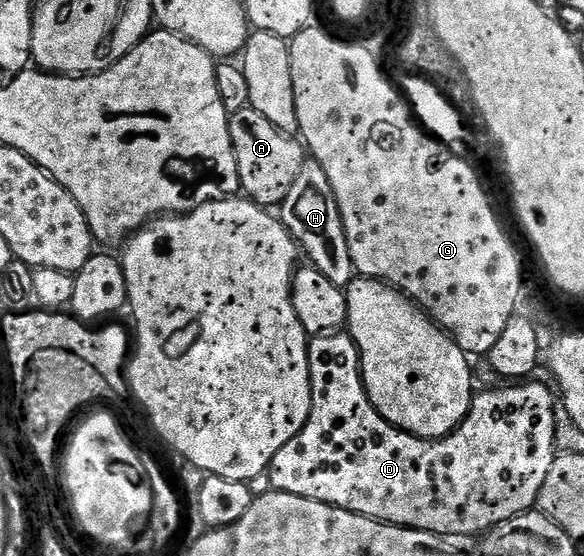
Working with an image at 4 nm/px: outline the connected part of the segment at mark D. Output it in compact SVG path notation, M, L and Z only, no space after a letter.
M329 333L309 338L308 356L310 357L310 393L312 394L310 417L306 417L306 425L302 425L302 429L294 437L294 441L282 445L282 449L278 449L278 453L274 453L274 461L266 472L266 479L272 482L269 483L271 490L290 493L294 497L306 497L310 501L328 503L331 507L346 509L355 515L365 515L371 519L377 519L379 523L393 523L396 527L428 531L437 537L443 537L443 535L476 535L475 537L480 537L491 527L502 525L502 521L510 521L510 517L518 517L522 513L533 510L539 504L540 490L542 485L546 485L546 477L550 474L550 465L554 465L558 454L554 437L558 399L551 386L548 388L544 383L520 381L515 385L500 385L504 387L496 387L493 391L484 391L481 395L480 392L473 394L472 408L468 411L468 416L457 425L456 430L450 432L444 439L420 439L416 435L399 431L374 409L364 388L364 378L360 368L360 350L351 335Z

